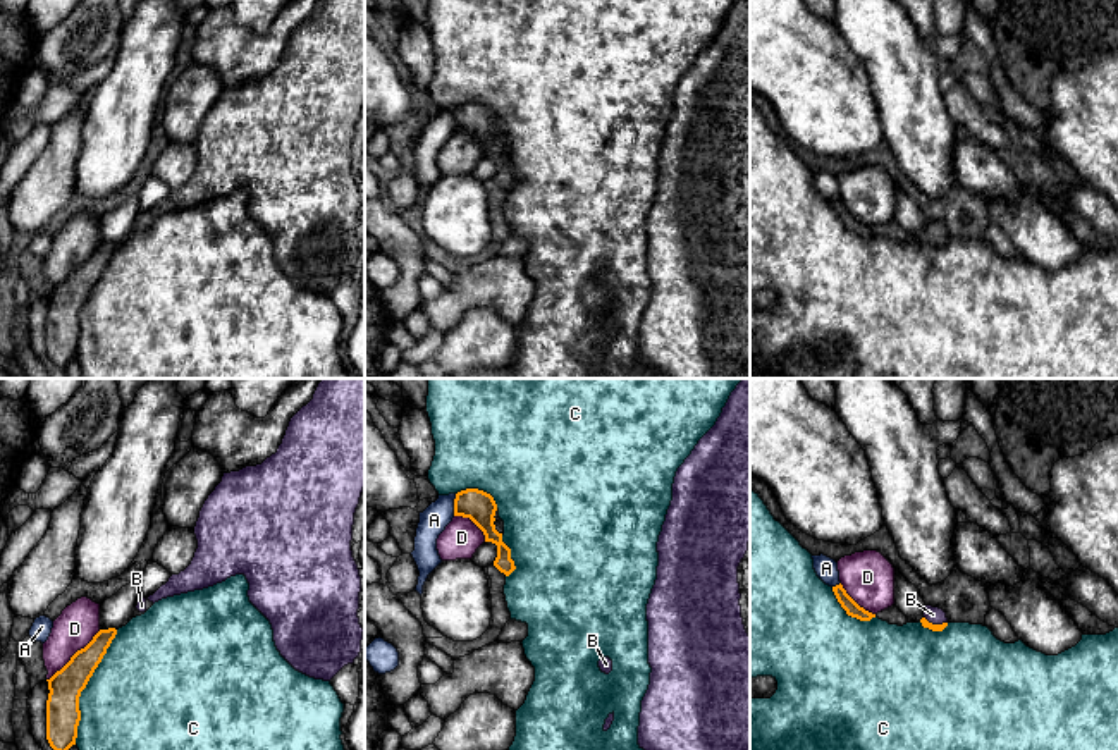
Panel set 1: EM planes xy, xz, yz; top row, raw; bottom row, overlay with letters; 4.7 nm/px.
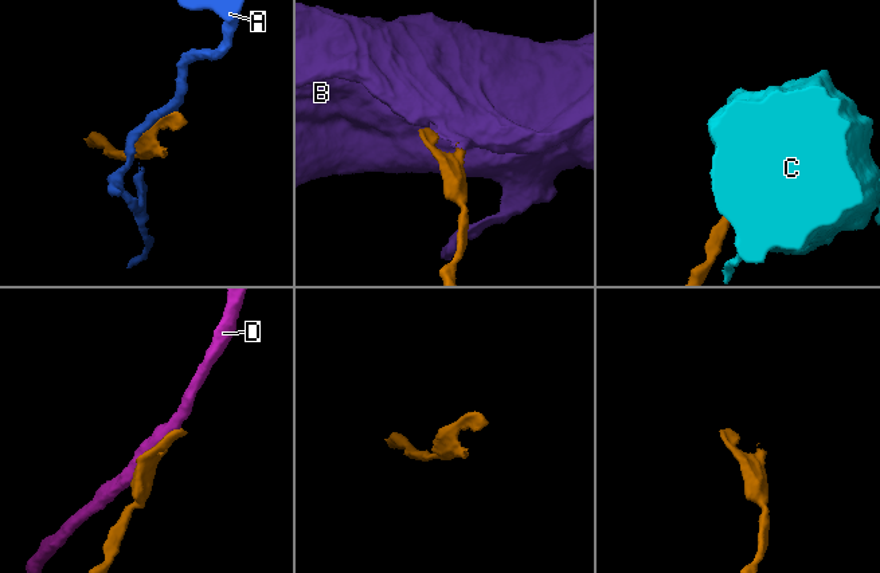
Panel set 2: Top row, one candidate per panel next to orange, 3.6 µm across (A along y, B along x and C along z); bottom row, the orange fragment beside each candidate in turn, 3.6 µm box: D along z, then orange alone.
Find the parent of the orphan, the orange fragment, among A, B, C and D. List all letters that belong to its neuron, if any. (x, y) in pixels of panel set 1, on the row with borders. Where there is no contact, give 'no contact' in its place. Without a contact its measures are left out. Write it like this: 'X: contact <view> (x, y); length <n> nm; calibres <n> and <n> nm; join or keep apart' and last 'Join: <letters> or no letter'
A: contact xz (454, 504); length 110 nm; calibres 150 and 130 nm; keep apart
B: contact yz (936, 625); length 120 nm; calibres 40 and 80 nm; join
C: contact xy (85, 687); length 550 nm; calibres 160 and 480 nm; keep apart
D: contact xy (73, 656); length 340 nm; calibres 160 and 190 nm; keep apart
Join: B

